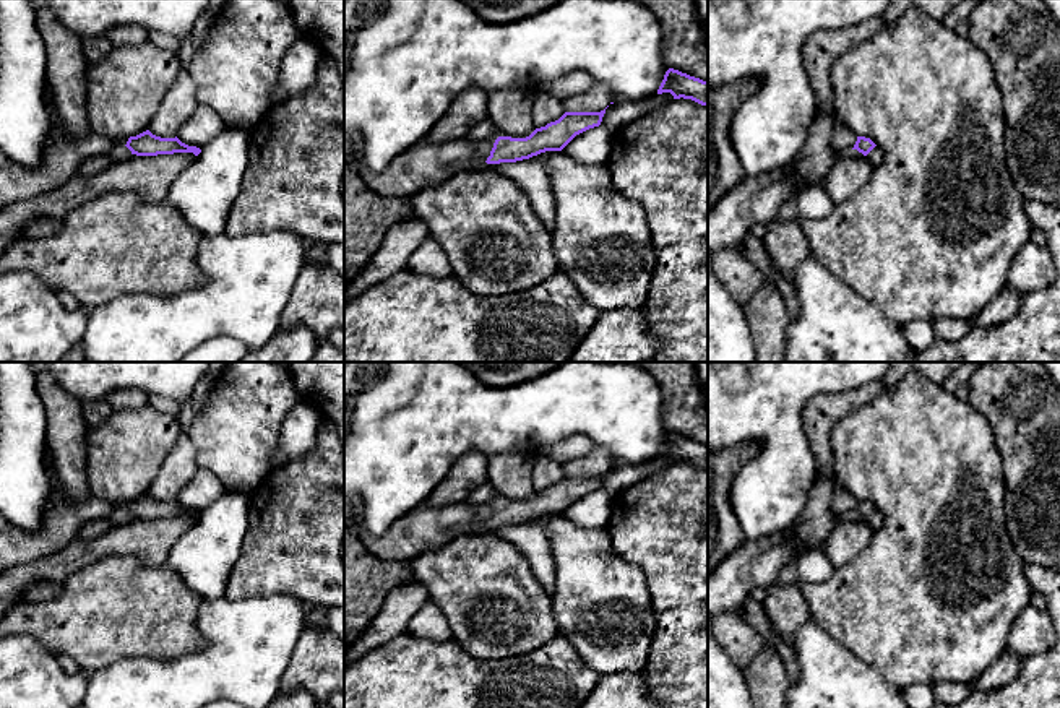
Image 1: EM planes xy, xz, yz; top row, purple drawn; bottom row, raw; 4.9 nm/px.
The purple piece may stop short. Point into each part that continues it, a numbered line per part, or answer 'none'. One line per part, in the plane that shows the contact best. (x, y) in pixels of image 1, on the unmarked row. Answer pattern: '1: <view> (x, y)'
1: xz (424, 528)

